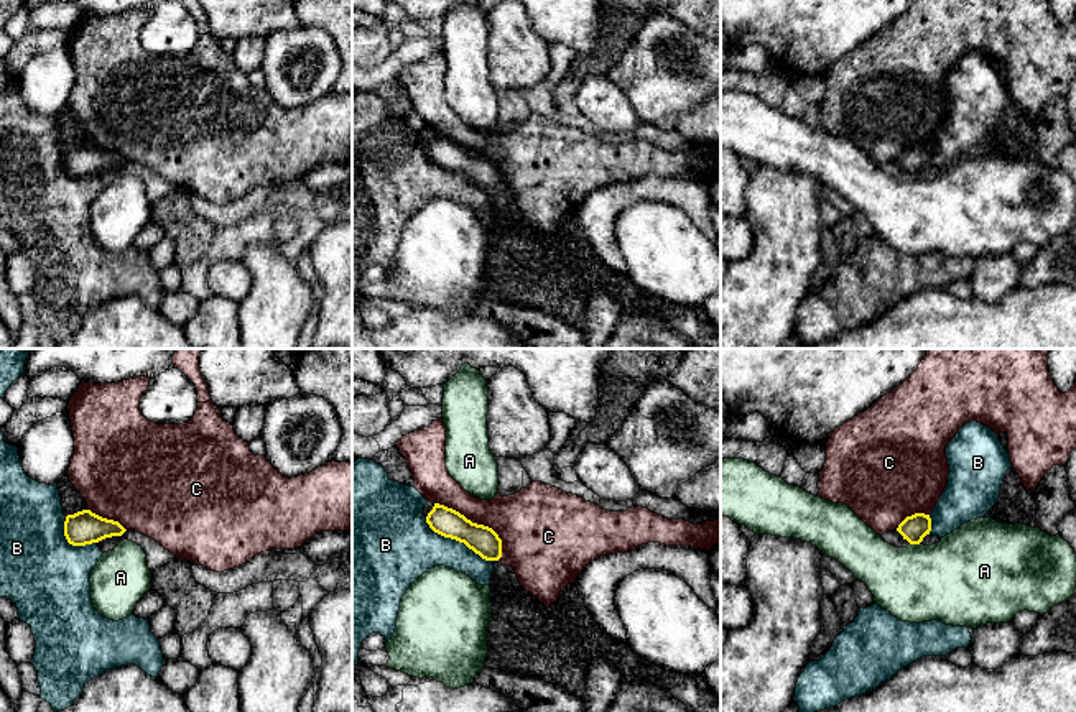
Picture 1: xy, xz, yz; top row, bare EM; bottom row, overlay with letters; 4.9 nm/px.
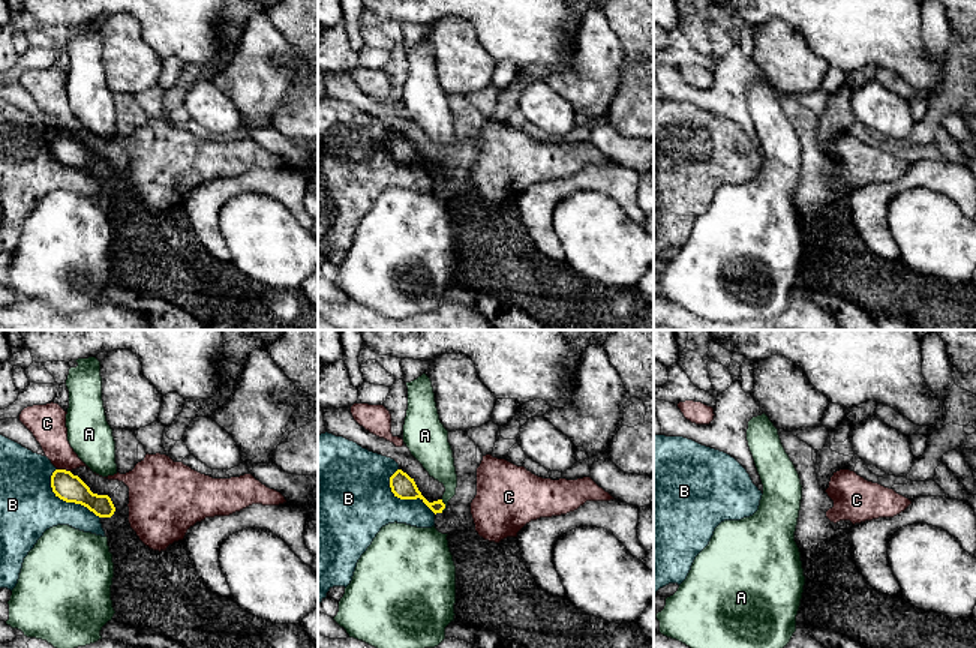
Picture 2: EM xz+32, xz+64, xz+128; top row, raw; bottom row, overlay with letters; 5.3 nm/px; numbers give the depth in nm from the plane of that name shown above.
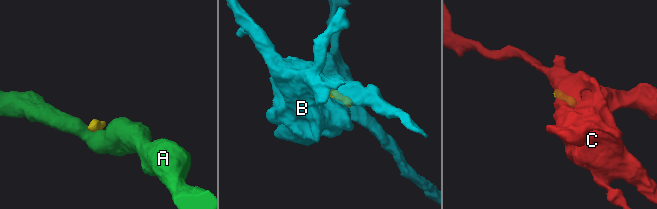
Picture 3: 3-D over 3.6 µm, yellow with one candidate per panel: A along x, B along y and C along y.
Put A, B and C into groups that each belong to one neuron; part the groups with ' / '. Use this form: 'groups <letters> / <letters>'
groups A / B / C

